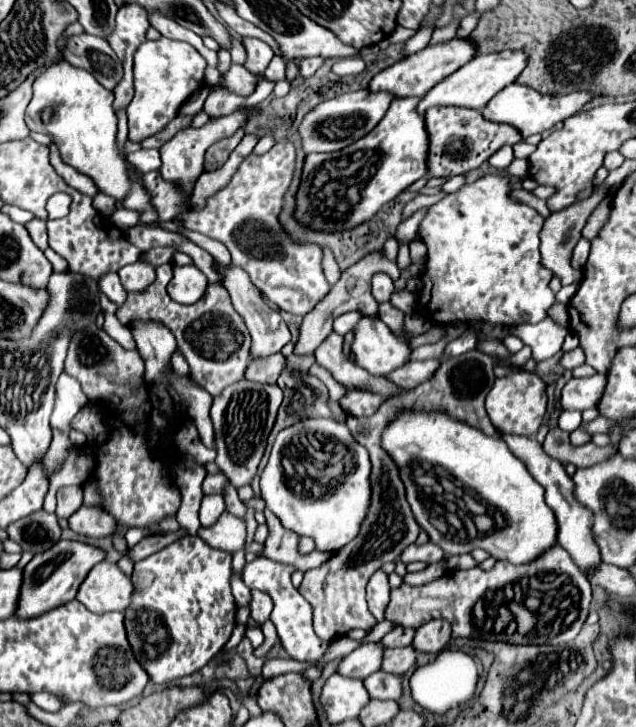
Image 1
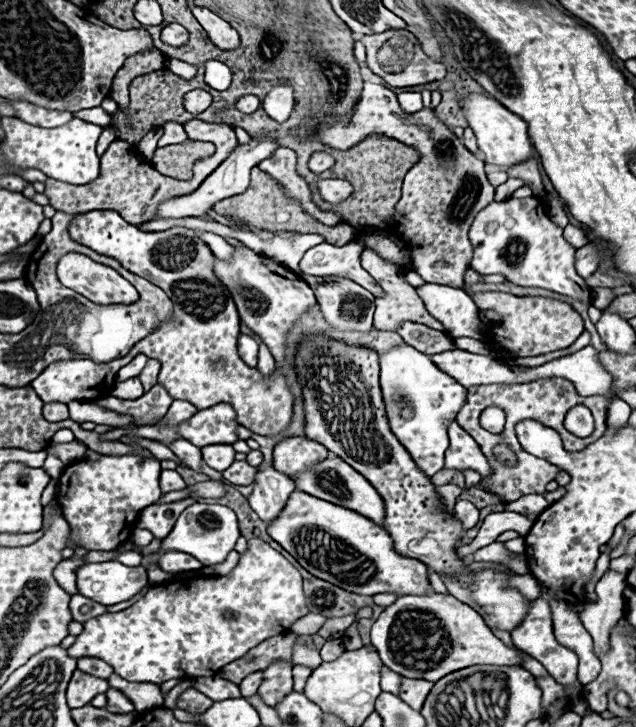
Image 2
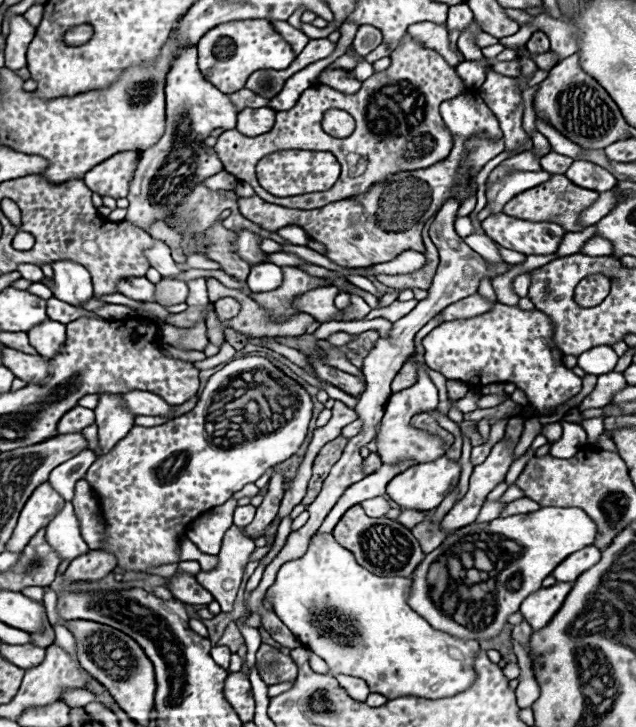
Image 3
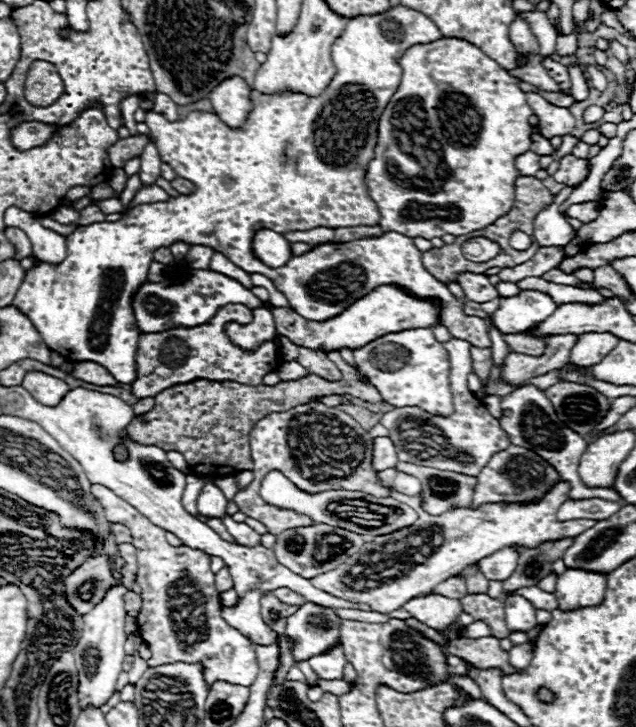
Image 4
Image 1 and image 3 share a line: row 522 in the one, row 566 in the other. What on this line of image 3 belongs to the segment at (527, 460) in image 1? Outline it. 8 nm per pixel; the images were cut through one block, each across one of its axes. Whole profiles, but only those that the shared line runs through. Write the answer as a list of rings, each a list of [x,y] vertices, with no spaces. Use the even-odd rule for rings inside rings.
[[[586,546],[578,552],[572,552],[568,558],[564,558],[564,562],[556,566],[552,576],[558,582],[574,582],[584,570],[592,568],[598,560],[600,560],[600,550],[596,546]]]

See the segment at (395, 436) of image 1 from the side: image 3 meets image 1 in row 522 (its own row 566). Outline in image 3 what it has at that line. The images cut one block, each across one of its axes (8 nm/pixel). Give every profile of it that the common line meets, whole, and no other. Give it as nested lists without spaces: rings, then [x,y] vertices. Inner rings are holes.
[[[546,506],[530,514],[516,514],[508,518],[496,518],[484,524],[468,524],[450,536],[426,558],[414,572],[412,594],[408,604],[424,616],[436,630],[444,630],[456,638],[486,640],[500,634],[506,618],[518,610],[520,602],[542,588],[542,580],[572,552],[594,544],[598,526],[580,508],[554,508]]]

